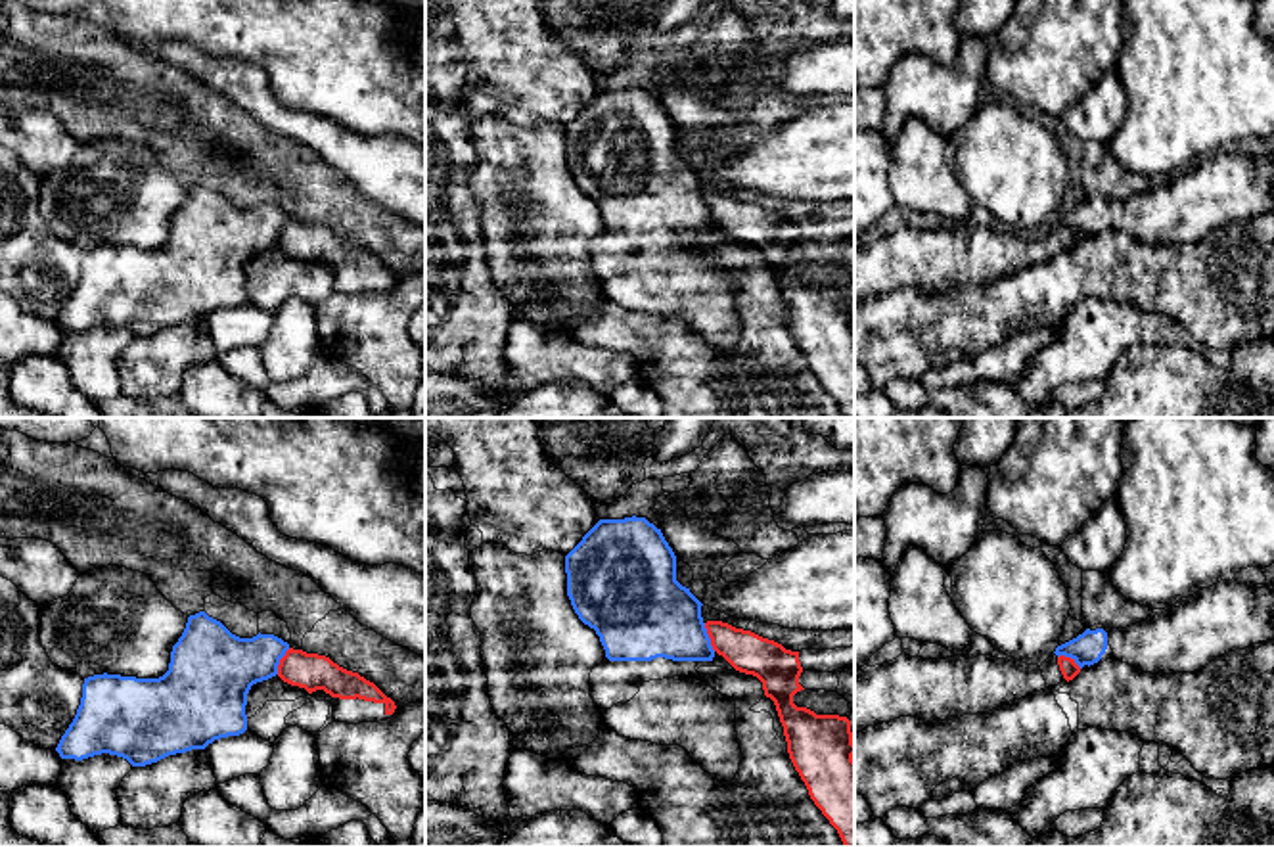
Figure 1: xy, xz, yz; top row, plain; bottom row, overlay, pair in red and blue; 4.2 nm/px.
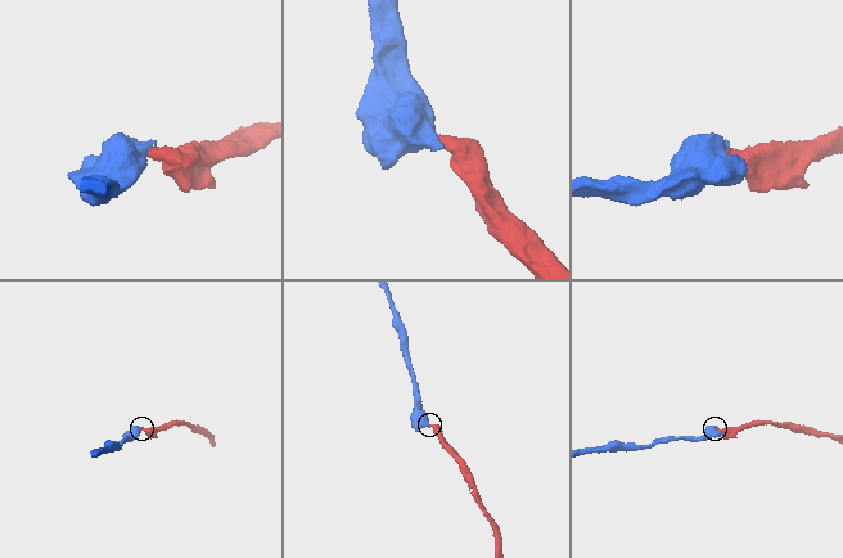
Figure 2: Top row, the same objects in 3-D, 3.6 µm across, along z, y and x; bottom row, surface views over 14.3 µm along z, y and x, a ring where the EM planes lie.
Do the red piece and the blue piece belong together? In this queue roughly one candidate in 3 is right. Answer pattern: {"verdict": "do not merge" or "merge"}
{"verdict": "do not merge"}

